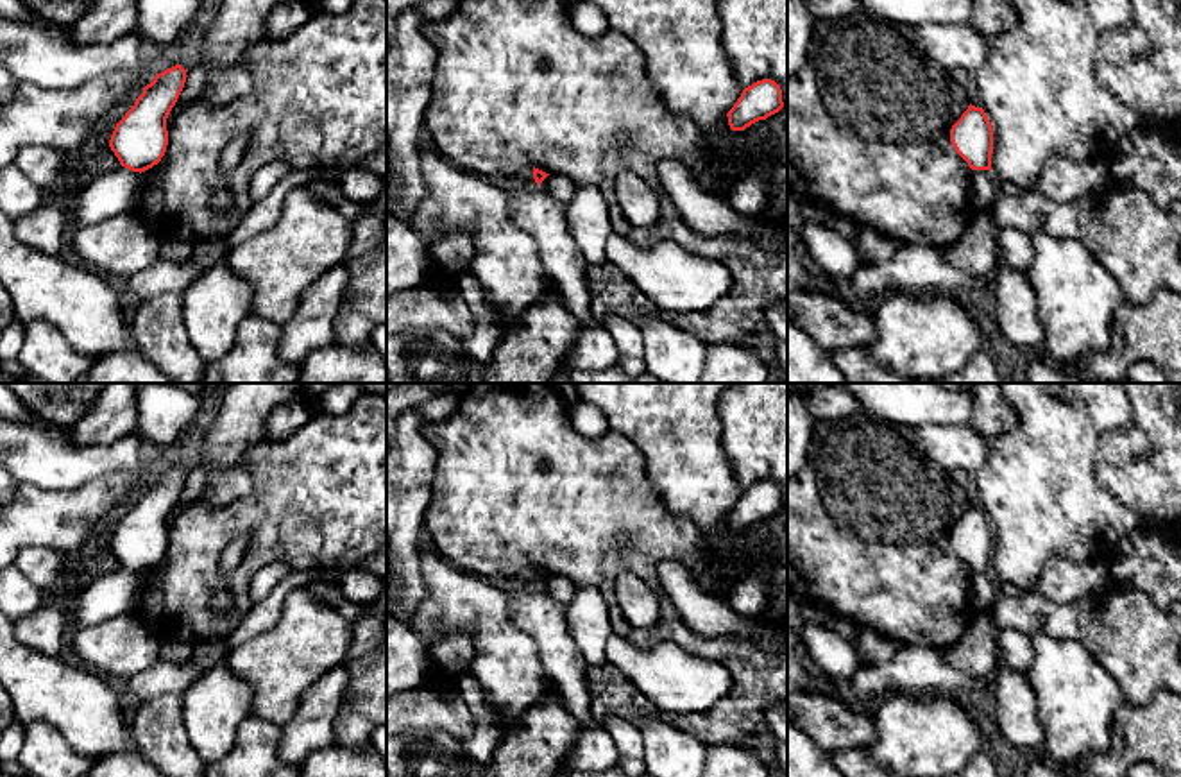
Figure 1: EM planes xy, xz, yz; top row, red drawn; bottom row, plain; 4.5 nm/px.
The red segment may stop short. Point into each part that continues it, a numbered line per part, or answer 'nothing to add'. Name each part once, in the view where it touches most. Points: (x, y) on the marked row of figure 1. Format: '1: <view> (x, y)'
nothing to add

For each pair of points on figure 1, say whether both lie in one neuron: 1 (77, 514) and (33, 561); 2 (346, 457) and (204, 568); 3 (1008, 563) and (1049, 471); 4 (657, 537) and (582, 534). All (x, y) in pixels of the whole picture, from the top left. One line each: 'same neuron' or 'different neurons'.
1: different neurons
2: same neuron
3: same neuron
4: same neuron

